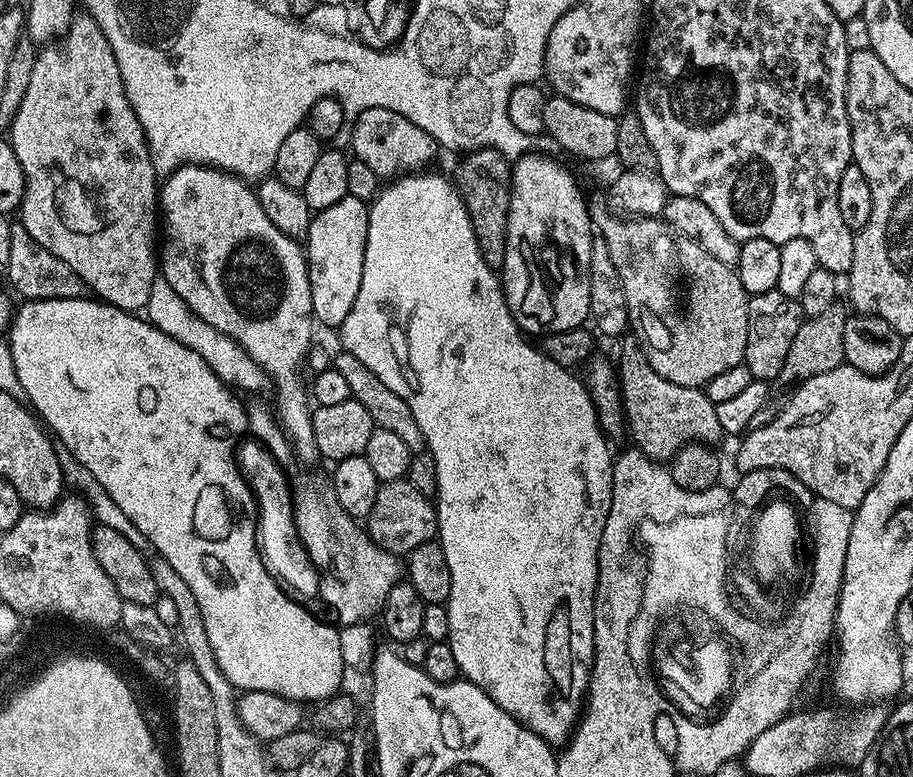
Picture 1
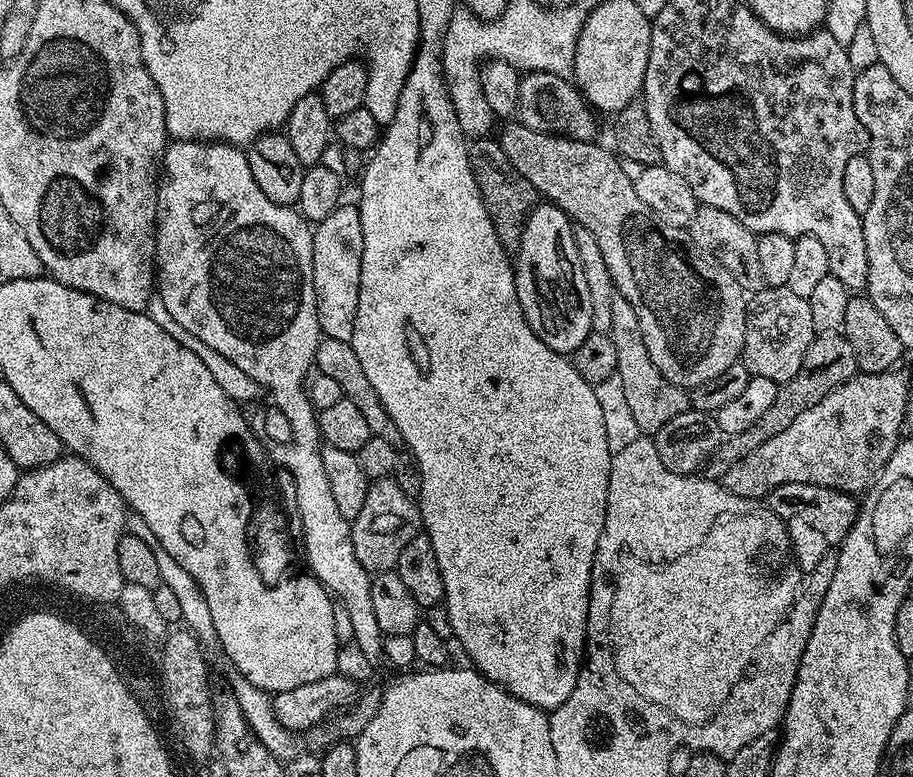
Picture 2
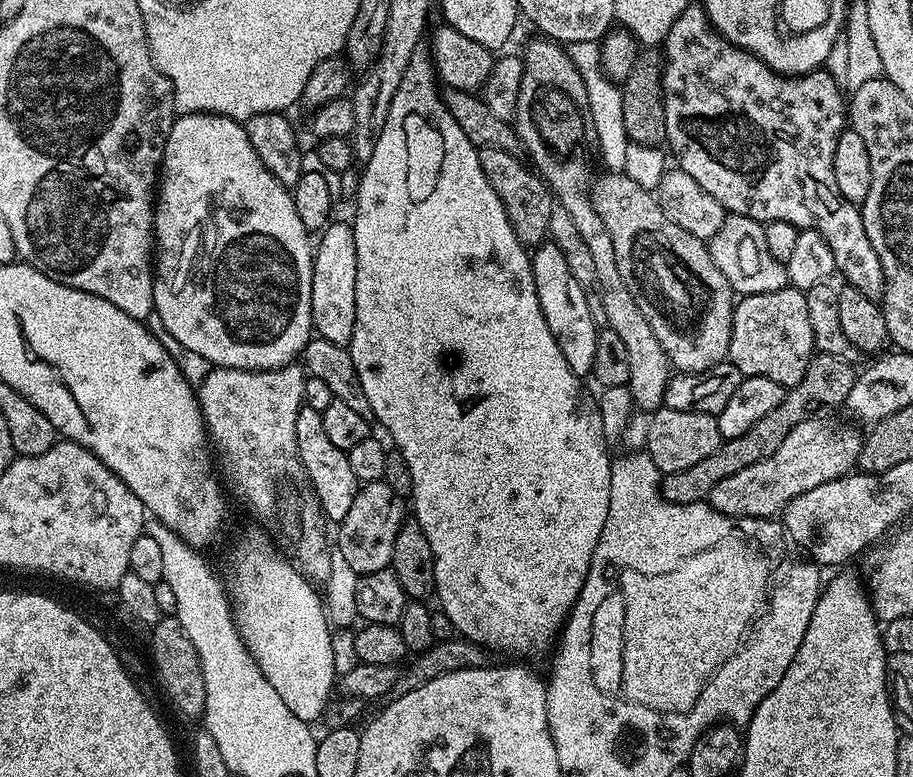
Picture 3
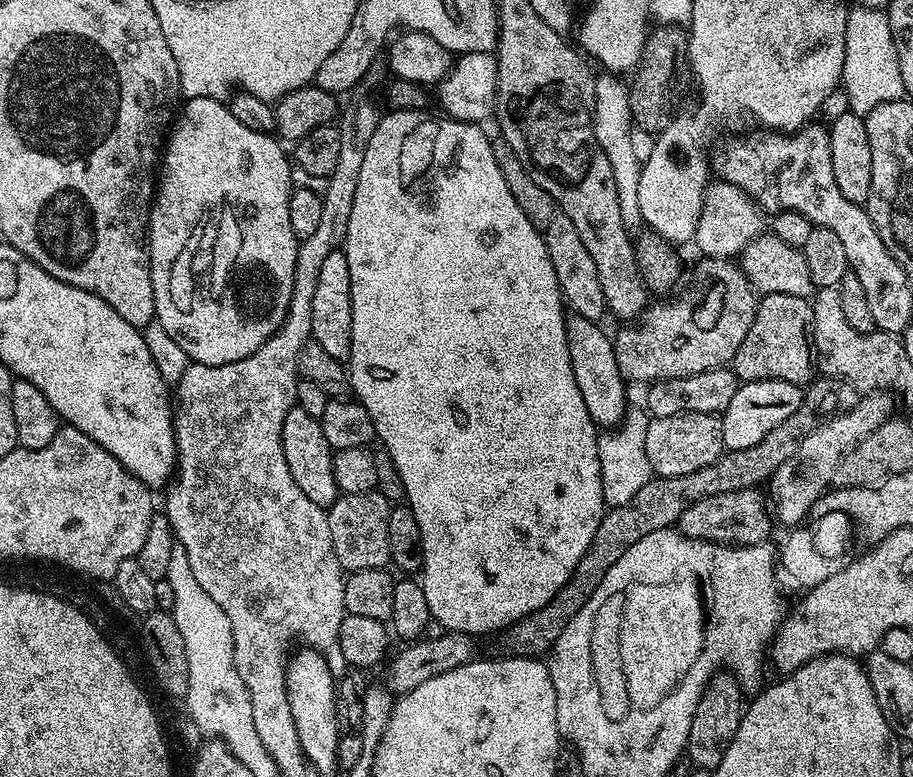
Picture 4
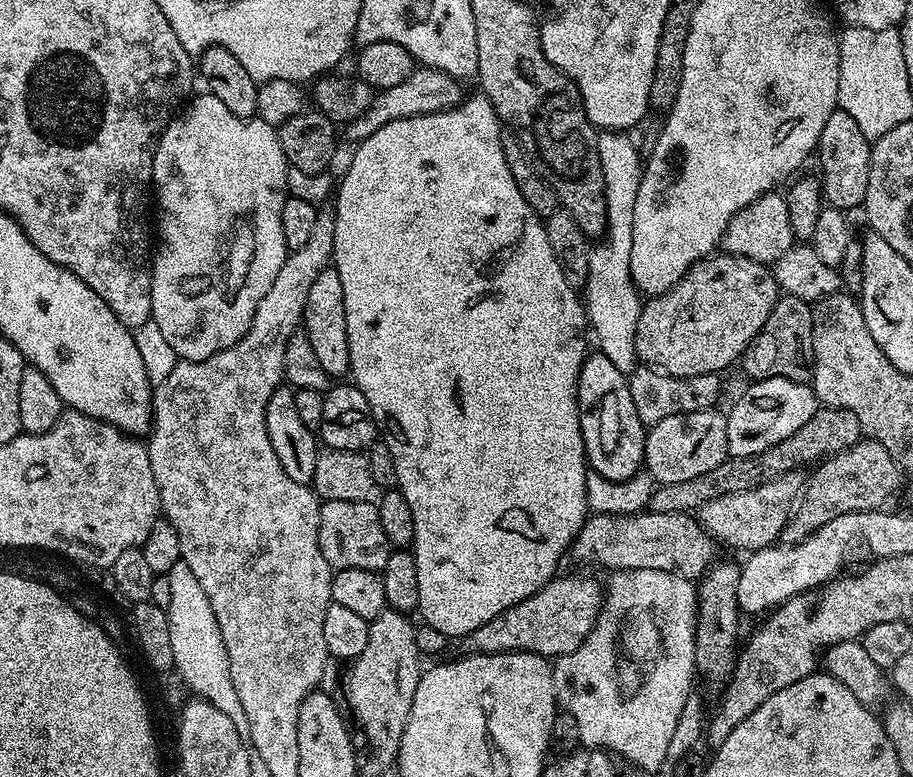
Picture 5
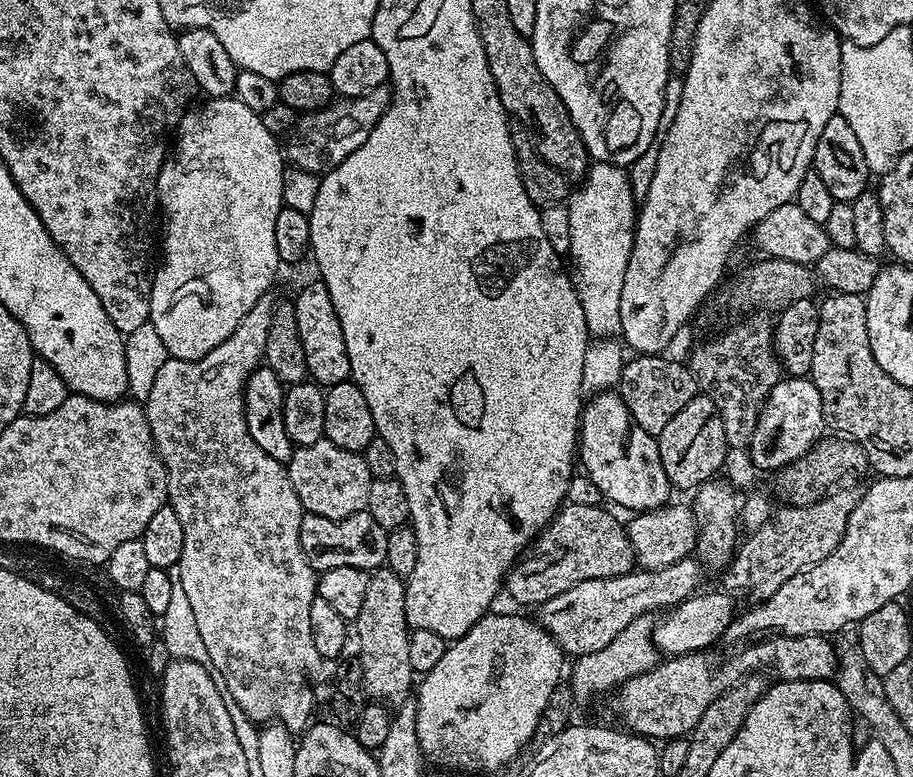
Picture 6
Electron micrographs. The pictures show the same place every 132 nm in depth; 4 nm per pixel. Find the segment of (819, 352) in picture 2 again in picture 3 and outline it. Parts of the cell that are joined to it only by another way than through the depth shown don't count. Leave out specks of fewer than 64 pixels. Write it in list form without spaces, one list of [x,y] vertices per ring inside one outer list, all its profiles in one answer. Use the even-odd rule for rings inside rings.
[[[823,354],[813,355],[812,361],[808,364],[806,374],[802,382],[798,382],[793,388],[785,391],[782,402],[776,409],[770,410],[766,418],[754,422],[746,434],[738,434],[738,438],[725,440],[710,454],[710,458],[702,458],[702,462],[697,462],[690,466],[690,470],[681,472],[670,472],[663,477],[662,491],[664,499],[675,504],[698,504],[707,501],[710,490],[722,482],[722,478],[730,478],[730,474],[738,474],[738,470],[746,470],[746,466],[754,466],[754,462],[762,462],[762,458],[770,458],[778,446],[798,426],[798,422],[819,417],[820,412],[827,408],[836,408],[845,403],[854,386],[858,372],[852,369],[853,365],[847,360],[840,360],[836,356],[826,356]]]

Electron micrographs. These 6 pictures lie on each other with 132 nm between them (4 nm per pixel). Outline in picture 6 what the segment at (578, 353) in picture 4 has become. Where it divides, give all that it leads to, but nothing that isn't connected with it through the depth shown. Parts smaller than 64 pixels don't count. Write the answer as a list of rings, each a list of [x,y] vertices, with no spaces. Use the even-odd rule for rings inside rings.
[[[619,391],[597,392],[589,400],[580,414],[578,437],[578,464],[584,467],[583,475],[594,482],[609,505],[621,504],[631,510],[663,508],[674,489],[662,470],[659,439],[634,422]]]

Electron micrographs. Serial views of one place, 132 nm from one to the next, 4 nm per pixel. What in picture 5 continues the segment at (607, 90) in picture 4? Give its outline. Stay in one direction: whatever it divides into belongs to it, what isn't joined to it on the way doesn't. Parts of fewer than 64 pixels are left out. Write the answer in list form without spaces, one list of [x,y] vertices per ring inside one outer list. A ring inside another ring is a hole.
[[[601,131],[596,137],[598,142],[598,162],[602,162],[602,178],[606,182],[606,218],[608,231],[602,237],[604,245],[601,248],[593,247],[588,254],[588,277],[582,289],[584,311],[590,325],[590,332],[596,335],[595,347],[610,362],[614,362],[617,370],[631,374],[638,367],[636,354],[636,331],[638,318],[642,307],[642,294],[637,291],[636,283],[630,274],[630,246],[634,246],[634,202],[638,202],[638,186],[644,177],[644,164],[642,152],[636,149],[631,135],[618,132]]]

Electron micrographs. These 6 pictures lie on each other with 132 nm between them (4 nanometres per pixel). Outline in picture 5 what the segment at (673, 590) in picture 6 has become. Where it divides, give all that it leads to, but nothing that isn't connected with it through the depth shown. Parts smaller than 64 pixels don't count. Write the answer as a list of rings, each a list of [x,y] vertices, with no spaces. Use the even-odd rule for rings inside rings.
[[[553,577],[530,598],[523,599],[465,637],[469,653],[532,652],[545,658],[564,656],[578,649],[603,608],[603,587],[592,578]]]

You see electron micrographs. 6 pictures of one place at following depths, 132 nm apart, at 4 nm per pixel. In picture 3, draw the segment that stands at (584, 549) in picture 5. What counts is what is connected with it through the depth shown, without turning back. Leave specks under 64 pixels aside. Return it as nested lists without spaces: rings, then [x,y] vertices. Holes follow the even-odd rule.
[[[813,418],[806,422],[798,422],[798,426],[794,426],[794,430],[786,434],[782,446],[778,446],[778,450],[770,454],[770,458],[762,458],[762,462],[754,462],[754,466],[746,466],[746,470],[738,470],[738,474],[722,478],[722,482],[718,482],[714,490],[710,490],[707,503],[711,504],[714,510],[731,516],[733,520],[763,522],[779,517],[785,506],[798,494],[806,494],[806,490],[814,490],[814,486],[822,486],[822,482],[849,475],[860,463],[861,433],[856,433],[852,428],[831,428],[822,421],[823,419]]]

